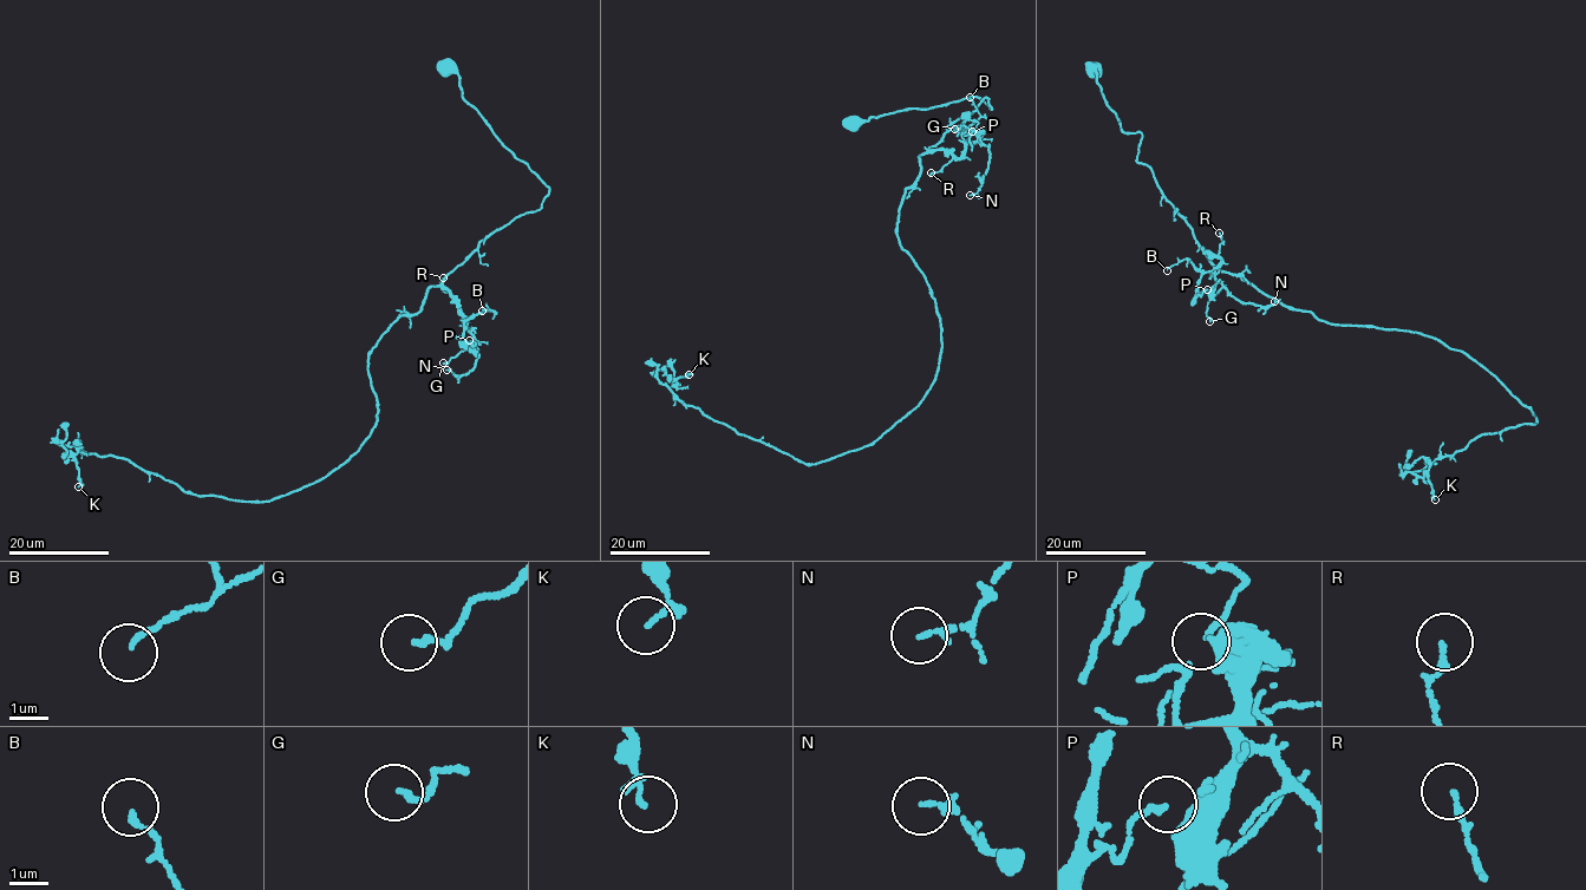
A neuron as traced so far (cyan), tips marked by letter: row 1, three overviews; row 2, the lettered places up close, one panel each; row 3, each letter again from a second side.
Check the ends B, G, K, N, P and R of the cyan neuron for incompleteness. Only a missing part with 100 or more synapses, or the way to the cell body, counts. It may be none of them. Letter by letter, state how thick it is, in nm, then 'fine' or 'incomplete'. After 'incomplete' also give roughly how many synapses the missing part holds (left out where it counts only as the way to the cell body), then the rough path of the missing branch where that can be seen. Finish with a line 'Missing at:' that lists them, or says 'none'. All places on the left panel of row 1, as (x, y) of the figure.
B: 130 nm | fine
G: 140 nm | fine
K: 80 nm | fine
N: 200 nm | fine
P: 110 nm | fine
R: 180 nm | fine
Missing at: none

